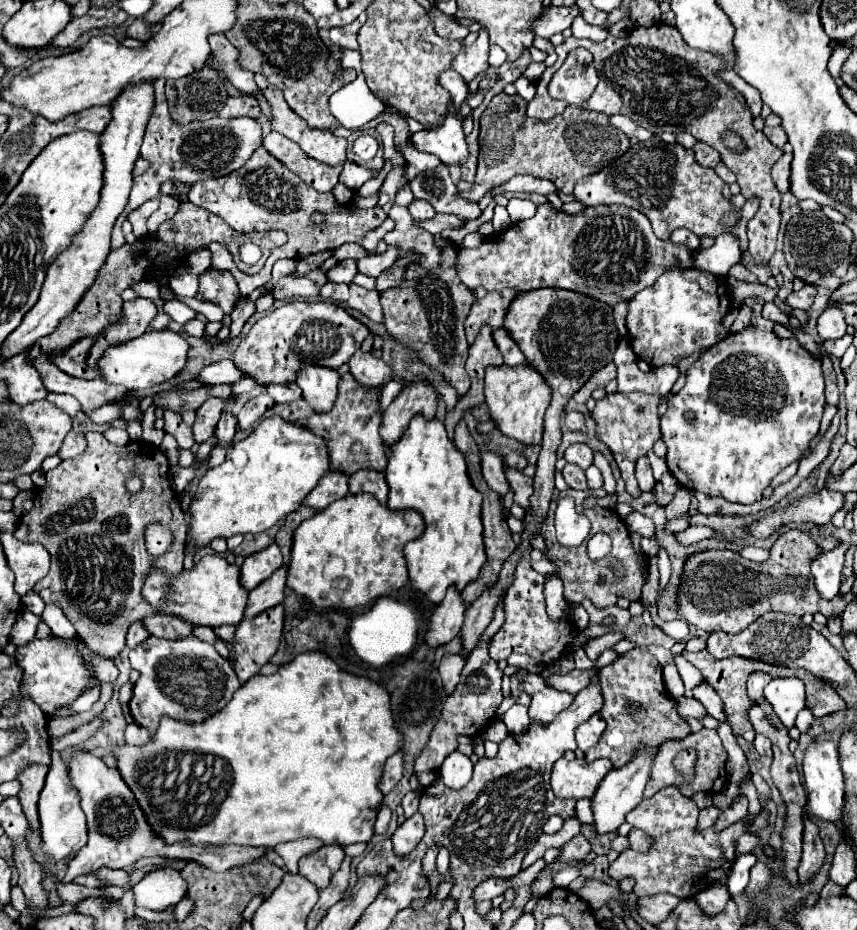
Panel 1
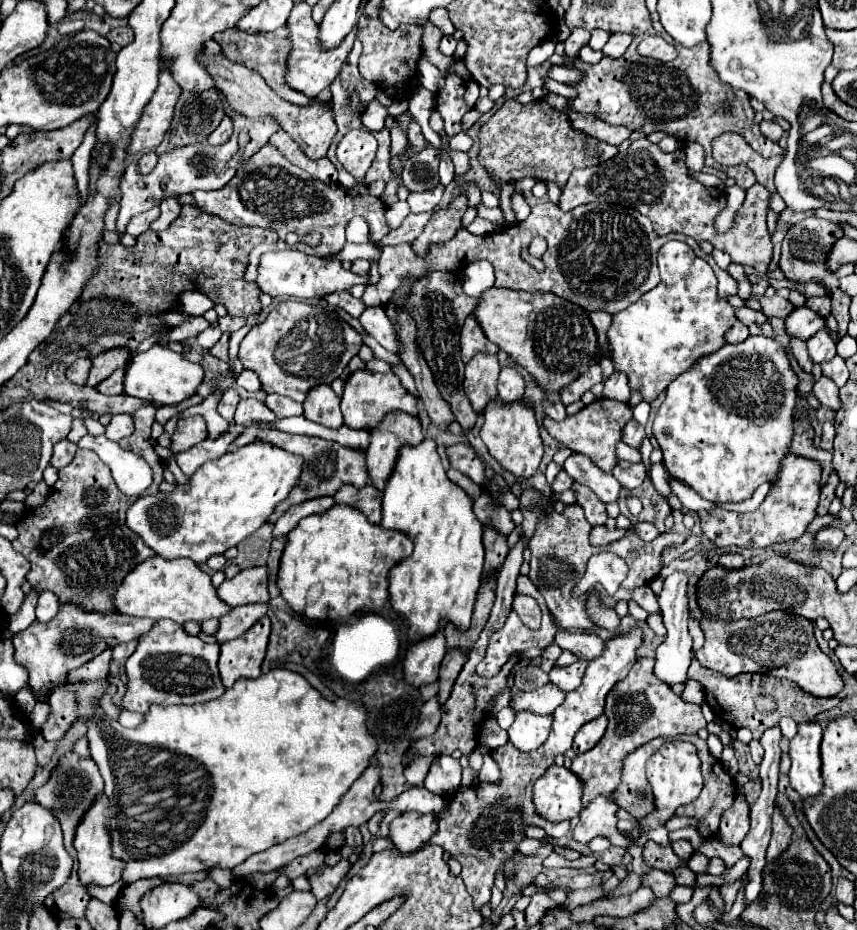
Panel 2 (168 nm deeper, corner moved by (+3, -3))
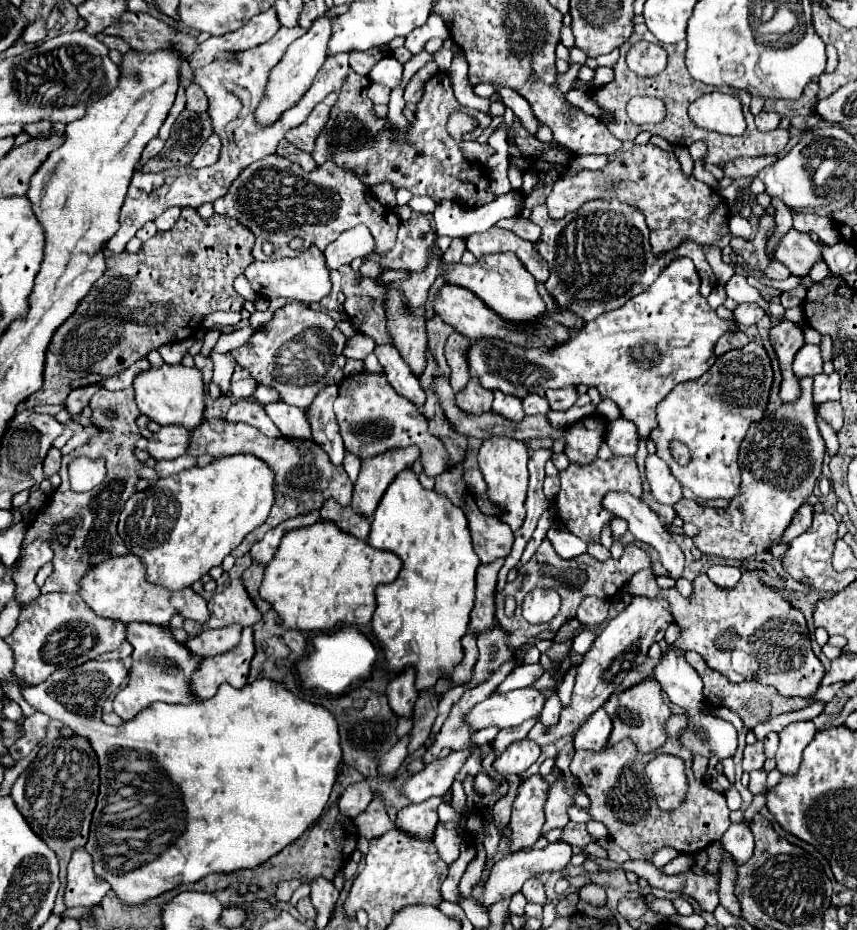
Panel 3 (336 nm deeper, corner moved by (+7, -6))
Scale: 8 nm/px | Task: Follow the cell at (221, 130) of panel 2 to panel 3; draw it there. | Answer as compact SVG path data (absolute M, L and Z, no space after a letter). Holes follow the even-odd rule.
M212 134L212 136L202 144L202 148L198 150L198 154L196 154L194 160L190 162L190 166L192 166L192 168L210 166L210 164L216 162L218 154L220 154L220 140L216 138L216 134Z

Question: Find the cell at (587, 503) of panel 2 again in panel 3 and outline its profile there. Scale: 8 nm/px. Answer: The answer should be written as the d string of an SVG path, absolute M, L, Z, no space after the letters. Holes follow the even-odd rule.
M612 456L610 460L596 458L586 466L570 462L568 470L560 472L560 480L562 480L562 486L554 498L558 518L568 532L582 538L586 544L600 542L602 528L614 520L614 514L602 508L602 498L608 492L628 492L636 498L642 498L642 480L632 456Z

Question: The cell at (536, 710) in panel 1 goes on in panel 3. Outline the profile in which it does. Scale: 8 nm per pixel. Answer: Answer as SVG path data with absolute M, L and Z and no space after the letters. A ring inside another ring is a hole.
M526 738L520 742L514 742L512 746L508 746L492 764L492 768L500 774L500 776L508 776L508 774L516 774L522 776L540 756L540 746L534 742L528 742Z

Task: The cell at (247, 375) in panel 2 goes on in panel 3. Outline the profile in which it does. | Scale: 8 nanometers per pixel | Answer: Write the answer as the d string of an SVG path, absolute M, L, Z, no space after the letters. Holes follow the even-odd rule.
M258 386L256 388L256 394L254 394L254 398L262 404L262 406L266 406L266 404L272 404L272 402L278 402L280 400L280 394L276 392L276 390L272 390L272 388L266 388L266 386Z

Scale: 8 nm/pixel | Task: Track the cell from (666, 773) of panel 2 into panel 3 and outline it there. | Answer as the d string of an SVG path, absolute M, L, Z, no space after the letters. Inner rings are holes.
M660 754L646 766L646 776L652 782L658 806L662 810L674 810L686 794L686 776L684 762L676 756Z

